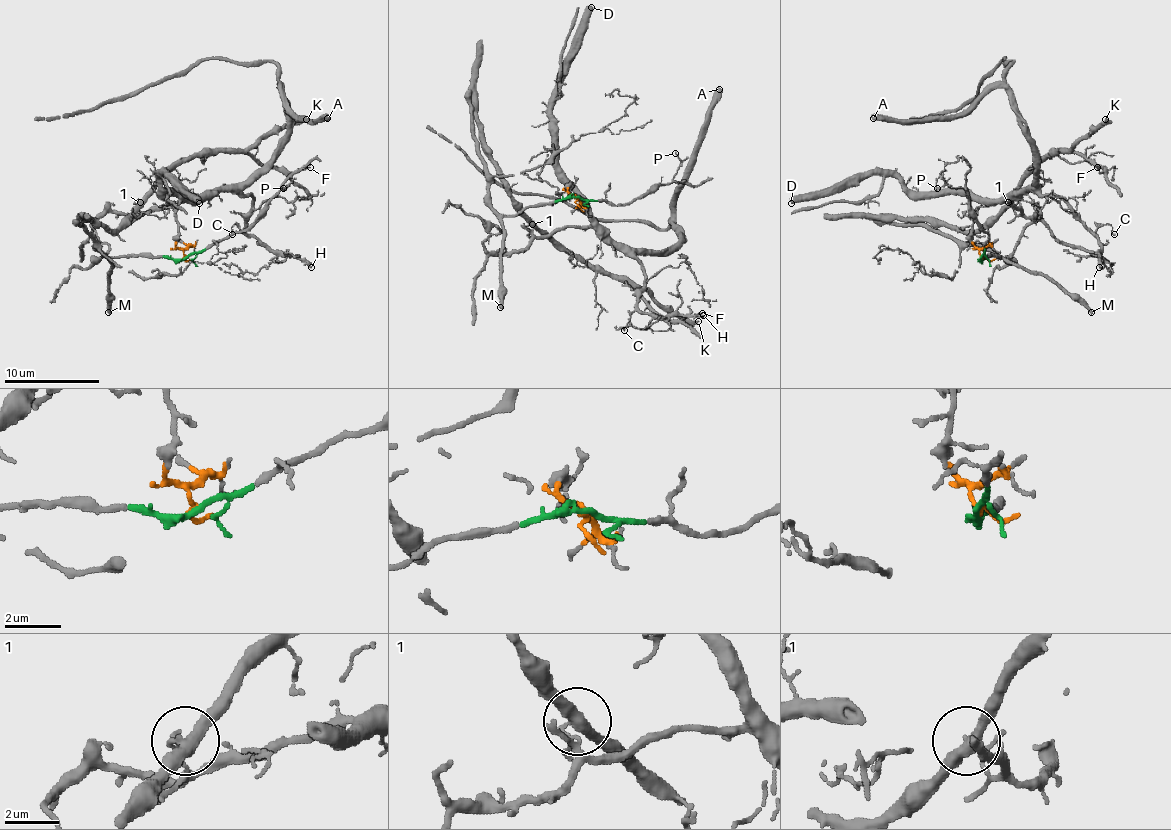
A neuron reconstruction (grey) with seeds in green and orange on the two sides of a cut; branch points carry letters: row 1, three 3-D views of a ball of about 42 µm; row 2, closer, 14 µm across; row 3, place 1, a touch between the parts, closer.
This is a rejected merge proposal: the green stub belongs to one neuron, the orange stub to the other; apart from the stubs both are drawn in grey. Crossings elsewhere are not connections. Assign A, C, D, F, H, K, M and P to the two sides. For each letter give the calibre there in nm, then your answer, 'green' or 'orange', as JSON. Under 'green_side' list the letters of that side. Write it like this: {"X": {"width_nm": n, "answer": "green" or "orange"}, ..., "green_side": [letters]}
{"A": {"width_nm": 500, "answer": "orange"}, "C": {"width_nm": 110, "answer": "orange"}, "D": {"width_nm": 500, "answer": "orange"}, "F": {"width_nm": 110, "answer": "green"}, "H": {"width_nm": 260, "answer": "orange"}, "K": {"width_nm": 320, "answer": "green"}, "M": {"width_nm": 280, "answer": "green"}, "P": {"width_nm": 110, "answer": "green"}, "green_side": ["F", "K", "M", "P"]}

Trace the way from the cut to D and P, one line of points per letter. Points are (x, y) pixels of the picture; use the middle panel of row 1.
D: (577, 198), (568, 188), (570, 186), (558, 164), (558, 128), (551, 112), (556, 76), (582, 16), (591, 7)
P: (577, 198), (627, 205), (649, 190), (672, 181), (680, 164), (675, 152)

